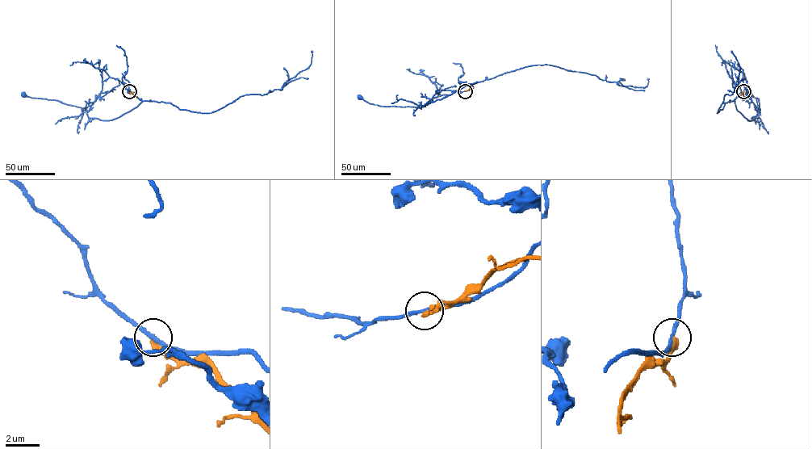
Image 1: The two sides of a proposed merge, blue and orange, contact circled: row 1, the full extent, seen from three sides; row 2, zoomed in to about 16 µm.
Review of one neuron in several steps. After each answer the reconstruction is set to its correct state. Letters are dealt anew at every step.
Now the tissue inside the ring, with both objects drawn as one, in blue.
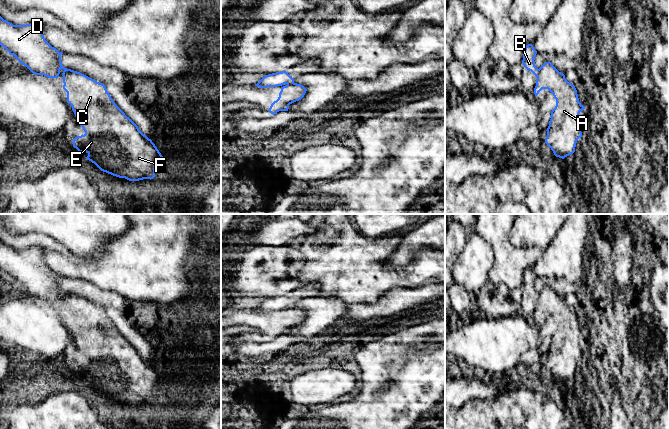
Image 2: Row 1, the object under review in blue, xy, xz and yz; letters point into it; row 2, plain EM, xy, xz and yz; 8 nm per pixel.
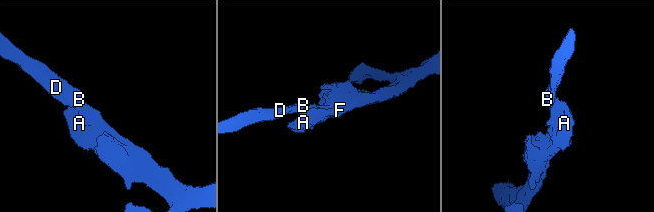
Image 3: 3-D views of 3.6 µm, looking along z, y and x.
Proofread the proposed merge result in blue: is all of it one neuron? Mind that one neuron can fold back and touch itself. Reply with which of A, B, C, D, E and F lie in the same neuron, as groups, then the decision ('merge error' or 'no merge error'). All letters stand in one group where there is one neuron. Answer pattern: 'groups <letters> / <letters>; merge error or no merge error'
groups A C E F / B D; merge error

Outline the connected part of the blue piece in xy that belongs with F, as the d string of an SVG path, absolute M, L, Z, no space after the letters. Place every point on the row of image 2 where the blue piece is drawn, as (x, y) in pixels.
M65 68L62 76L63 89L67 92L67 103L72 106L73 112L78 118L78 124L85 131L84 135L74 138L73 147L79 153L86 152L88 156L85 158L94 163L103 172L129 181L153 179L155 170L164 157L152 140L144 135L138 126L115 104L105 85L80 72L67 68Z

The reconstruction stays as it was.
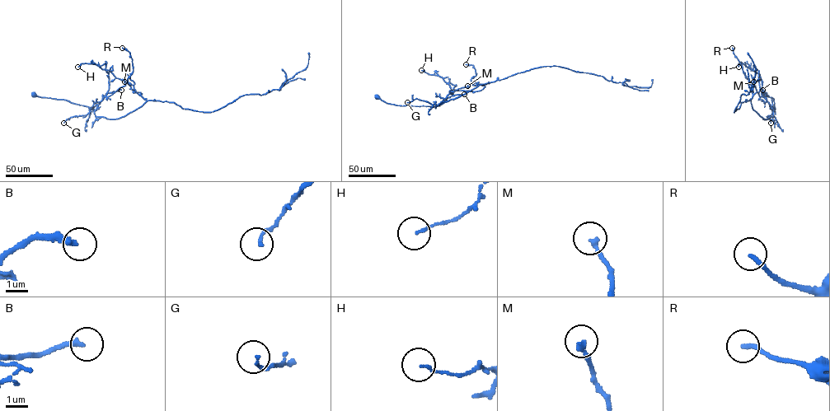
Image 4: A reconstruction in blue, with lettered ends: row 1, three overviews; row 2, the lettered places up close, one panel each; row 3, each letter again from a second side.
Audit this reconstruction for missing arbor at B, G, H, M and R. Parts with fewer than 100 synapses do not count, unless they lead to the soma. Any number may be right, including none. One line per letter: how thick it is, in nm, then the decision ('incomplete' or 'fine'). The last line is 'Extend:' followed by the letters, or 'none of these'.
B: 220 nm thick; fine
G: 130 nm thick; fine
H: 100 nm thick; fine
M: 240 nm thick; fine
R: 200 nm thick; fine
Extend: none of these

